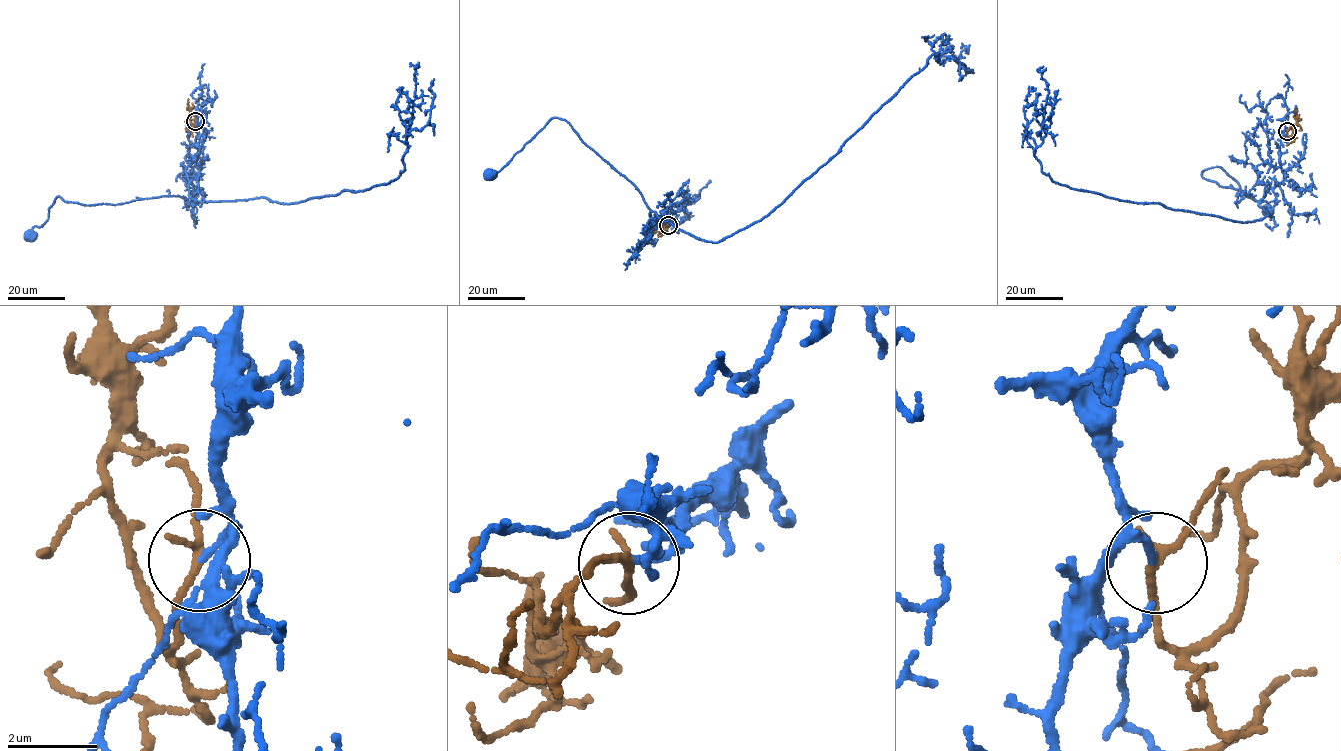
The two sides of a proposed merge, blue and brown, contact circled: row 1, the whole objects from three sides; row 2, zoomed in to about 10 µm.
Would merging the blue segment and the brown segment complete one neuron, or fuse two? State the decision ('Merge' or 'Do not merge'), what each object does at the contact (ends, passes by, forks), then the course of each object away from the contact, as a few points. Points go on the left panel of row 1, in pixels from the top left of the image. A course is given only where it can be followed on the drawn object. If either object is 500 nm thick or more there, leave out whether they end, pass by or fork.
Merge. At the ring blue ends. At the ring brown passes by. Course of blue: (195, 122), (197, 156), (186, 168), (189, 198), (85, 205), (58, 196), (48, 219), (29, 236). Course of brown: (195, 122), (193, 127), (188, 99)

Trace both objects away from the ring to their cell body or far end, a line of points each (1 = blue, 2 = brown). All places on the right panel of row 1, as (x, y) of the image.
1: (1287, 131), (1280, 140), (1284, 179), (1259, 200), (1201, 174), (1218, 166), (1241, 193), (1267, 202), (1266, 210)
2: (1287, 131), (1288, 136), (1297, 123), (1296, 108)

